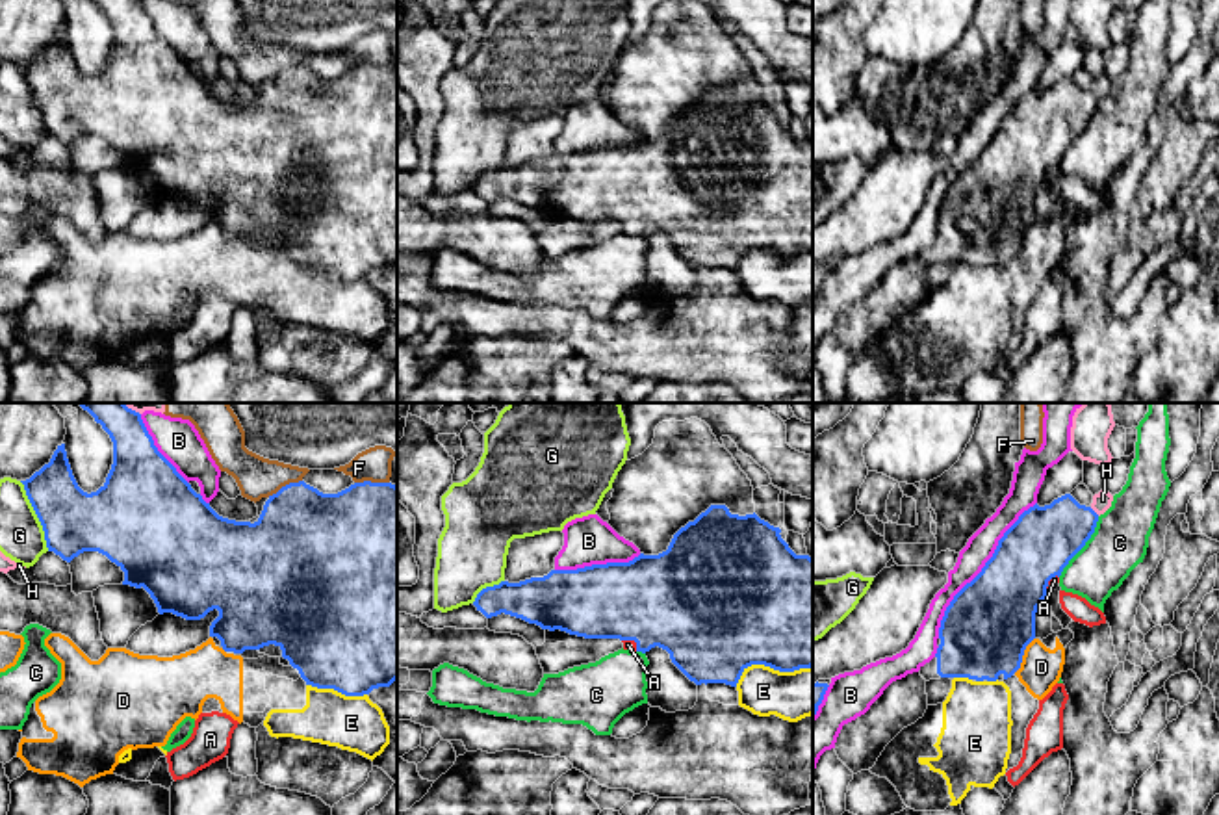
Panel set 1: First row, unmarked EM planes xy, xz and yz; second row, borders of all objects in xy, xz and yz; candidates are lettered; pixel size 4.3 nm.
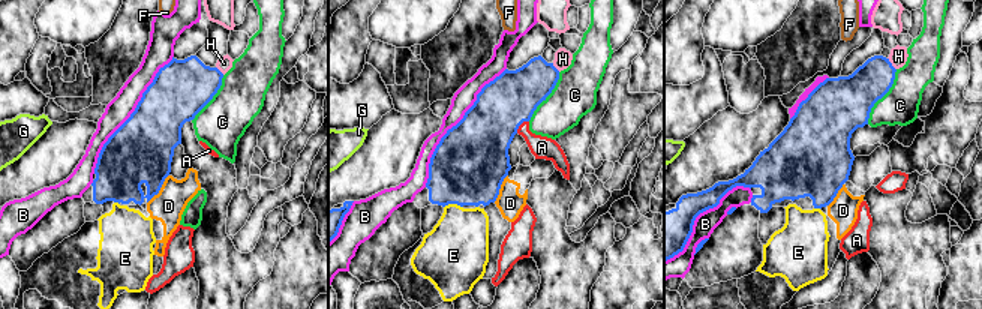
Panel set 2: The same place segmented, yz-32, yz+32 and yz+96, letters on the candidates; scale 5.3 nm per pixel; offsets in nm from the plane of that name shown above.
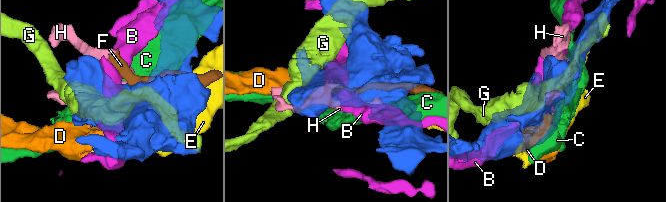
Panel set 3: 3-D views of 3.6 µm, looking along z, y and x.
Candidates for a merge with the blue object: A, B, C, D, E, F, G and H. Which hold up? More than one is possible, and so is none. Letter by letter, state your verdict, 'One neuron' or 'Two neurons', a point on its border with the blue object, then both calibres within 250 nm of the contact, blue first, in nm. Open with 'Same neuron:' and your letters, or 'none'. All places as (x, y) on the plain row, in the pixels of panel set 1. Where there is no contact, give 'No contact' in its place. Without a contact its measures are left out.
Same neuron: A
A: One neuron. Touches blue at xz (633, 223). Thickness 440 nm (blue) against 50 nm
B: Two neurons. Touches blue at yz (982, 153). Thickness 380 nm (blue) against 120 nm
C: Two neurons. Touches blue at yz (1084, 129). Thickness 300 nm (blue) against 240 nm
D: Two neurons. Touches blue at yz (1023, 238). Thickness 380 nm (blue) against 180 nm
E: Two neurons. Touches blue at xz (770, 251). Thickness 500 nm (blue) against 200 nm
F: Two neurons. Touches blue at xy (286, 69). Thickness 440 nm (blue) against 180 nm
G: Two neurons. Touches blue at xy (38, 101). Thickness 280 nm (blue) against 190 nm
H: Two neurons. Touches blue at yz (1093, 95). Thickness 280 nm (blue) against 80 nm

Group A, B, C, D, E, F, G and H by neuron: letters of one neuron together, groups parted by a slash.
A / B / C / D E / F G H

